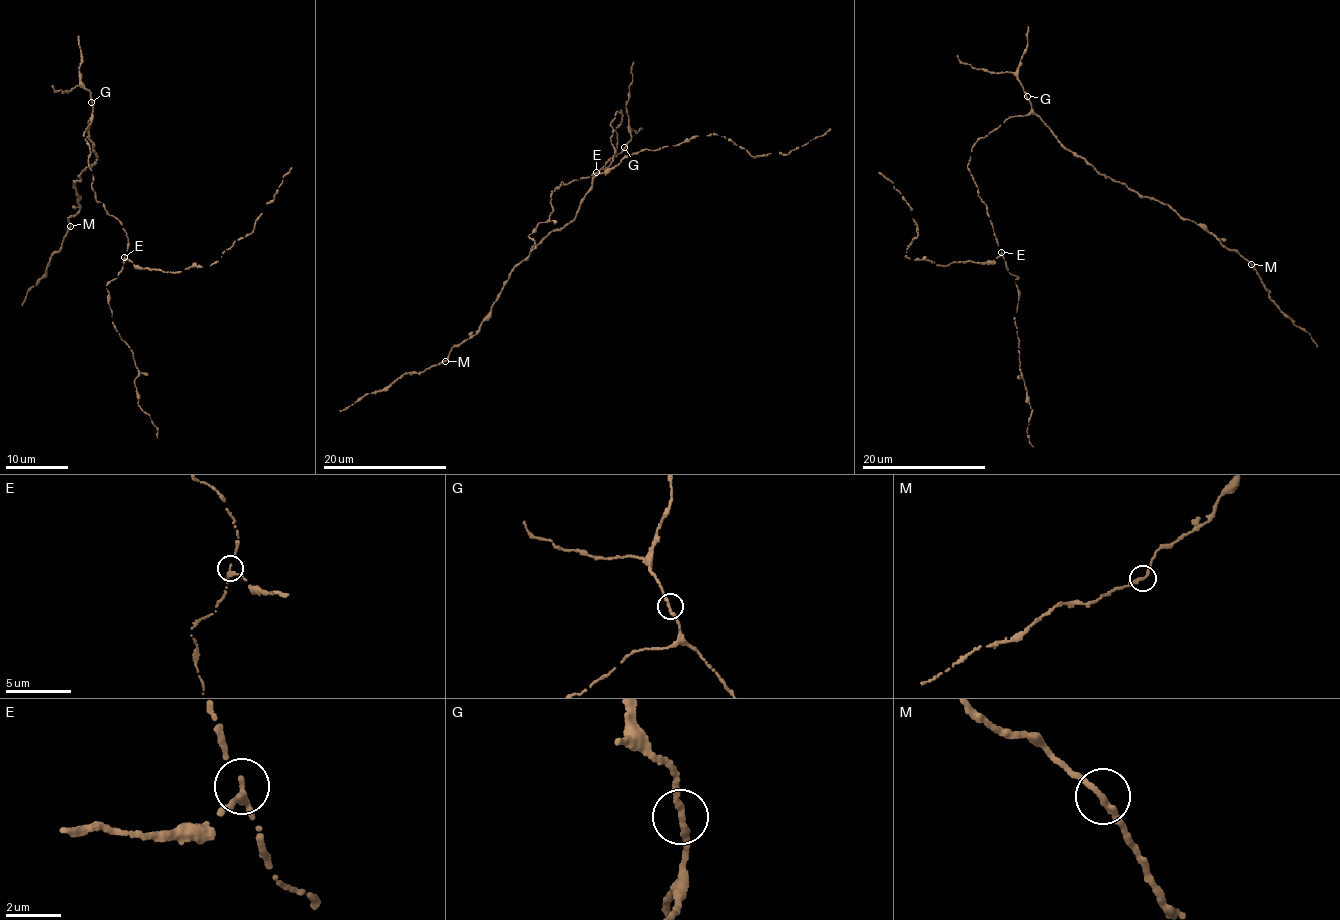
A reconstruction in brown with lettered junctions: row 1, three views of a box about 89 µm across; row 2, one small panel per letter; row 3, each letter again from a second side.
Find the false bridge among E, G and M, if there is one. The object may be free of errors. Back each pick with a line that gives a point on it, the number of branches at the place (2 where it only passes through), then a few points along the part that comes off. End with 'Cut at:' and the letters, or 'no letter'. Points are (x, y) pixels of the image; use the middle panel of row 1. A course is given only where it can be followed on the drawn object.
Cut at: no letter

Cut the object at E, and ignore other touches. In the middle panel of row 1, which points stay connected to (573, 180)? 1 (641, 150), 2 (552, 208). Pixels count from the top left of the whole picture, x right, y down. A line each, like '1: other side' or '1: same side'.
1: same side
2: same side

